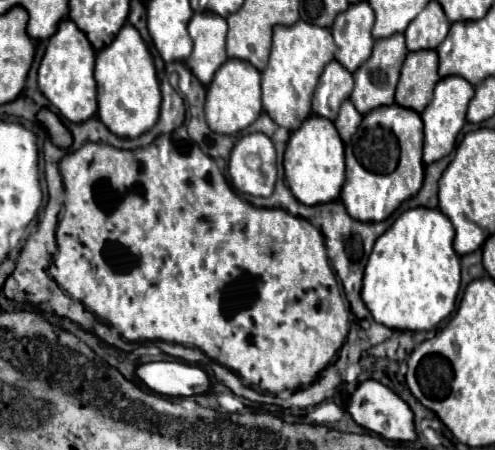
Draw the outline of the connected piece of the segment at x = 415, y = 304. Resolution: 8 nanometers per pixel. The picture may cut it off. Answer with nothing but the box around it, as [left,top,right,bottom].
[361,208,461,330]

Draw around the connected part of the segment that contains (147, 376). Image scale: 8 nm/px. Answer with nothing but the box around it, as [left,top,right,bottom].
[135,360,209,396]

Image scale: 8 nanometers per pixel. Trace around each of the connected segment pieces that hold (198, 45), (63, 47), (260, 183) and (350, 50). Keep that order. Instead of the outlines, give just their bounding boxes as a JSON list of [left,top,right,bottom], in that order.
[[185,12,227,86],[39,18,97,122],[229,132,277,196],[331,2,375,72]]

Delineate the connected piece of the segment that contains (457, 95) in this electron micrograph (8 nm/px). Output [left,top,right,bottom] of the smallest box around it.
[421,76,473,164]

